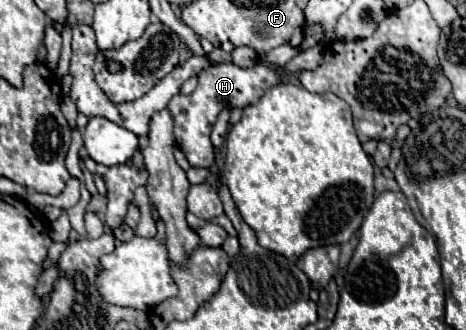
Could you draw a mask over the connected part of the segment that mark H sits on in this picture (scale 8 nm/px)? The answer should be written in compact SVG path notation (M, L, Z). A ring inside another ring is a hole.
M262 60L258 64L254 64L252 68L240 68L232 62L206 66L198 74L196 90L188 96L176 94L176 98L172 98L172 102L168 104L168 110L174 118L176 142L182 148L182 152L186 154L188 162L192 166L204 166L204 168L214 166L214 146L210 142L210 132L212 132L212 126L214 126L218 114L224 108L234 110L234 108L244 108L244 106L256 104L268 88L278 86L280 82L282 82L280 72L272 64L262 62Z

